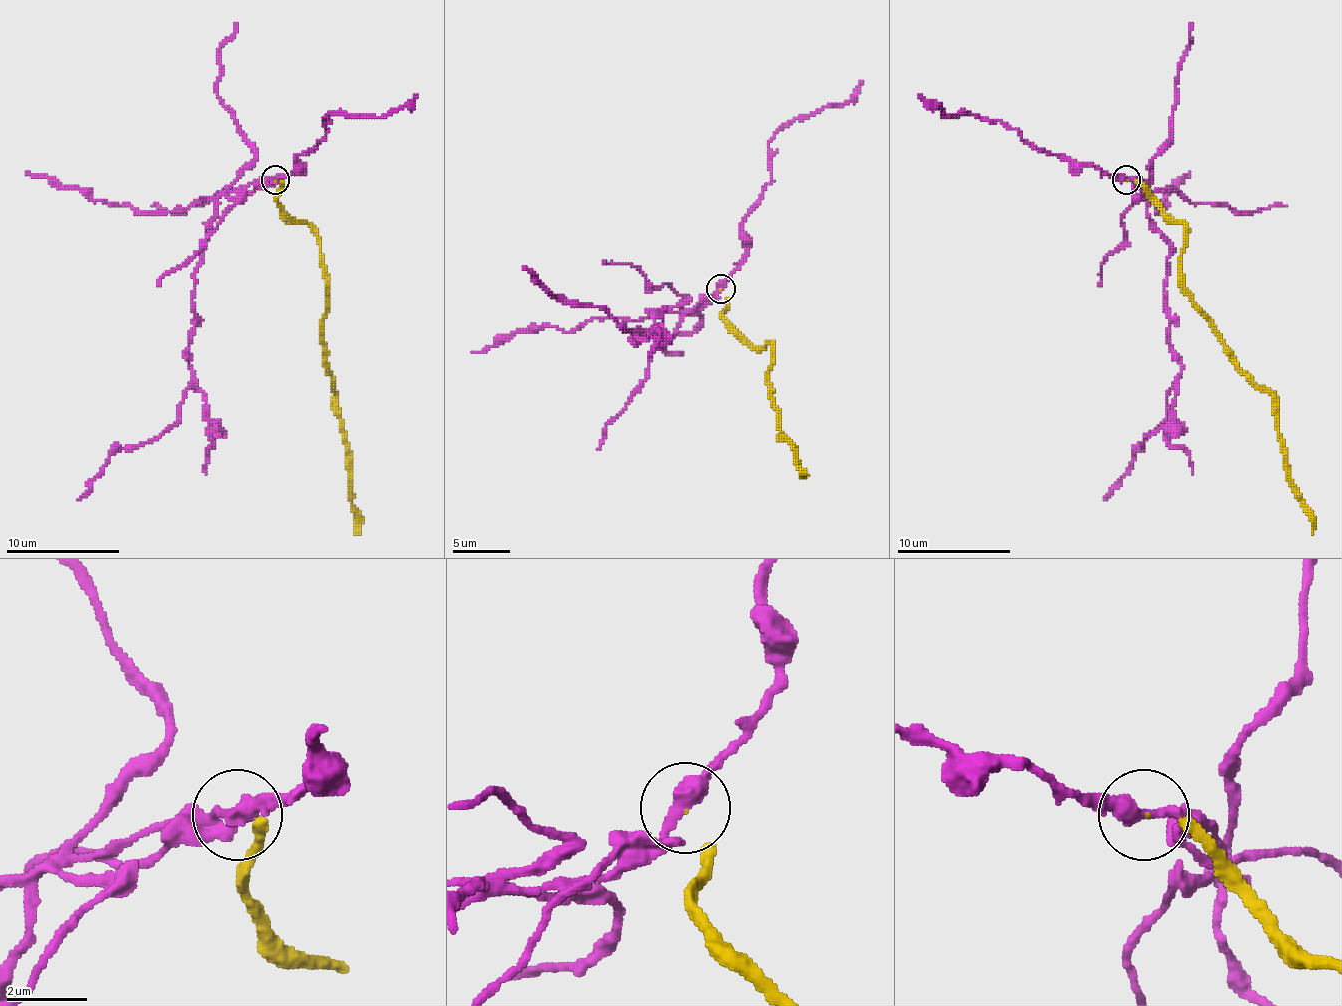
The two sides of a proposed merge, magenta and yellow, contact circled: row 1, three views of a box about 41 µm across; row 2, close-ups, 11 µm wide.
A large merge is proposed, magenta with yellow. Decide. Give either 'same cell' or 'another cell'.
another cell

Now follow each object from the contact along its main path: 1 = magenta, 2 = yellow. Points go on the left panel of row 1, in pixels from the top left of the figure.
1: (274, 180), (217, 200), (203, 246), (192, 377), (180, 417), (152, 440), (117, 448), (77, 500)
2: (274, 180), (280, 180), (277, 203), (317, 234), (326, 288), (323, 363), (337, 397), (351, 511), (360, 534)

